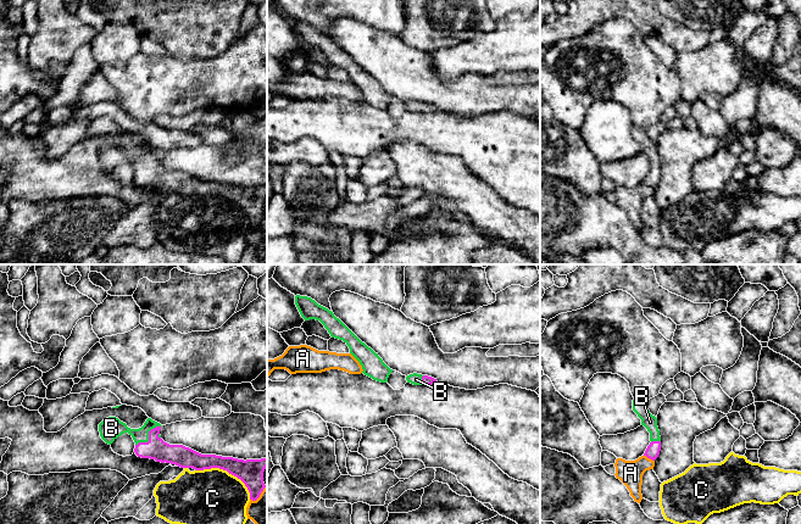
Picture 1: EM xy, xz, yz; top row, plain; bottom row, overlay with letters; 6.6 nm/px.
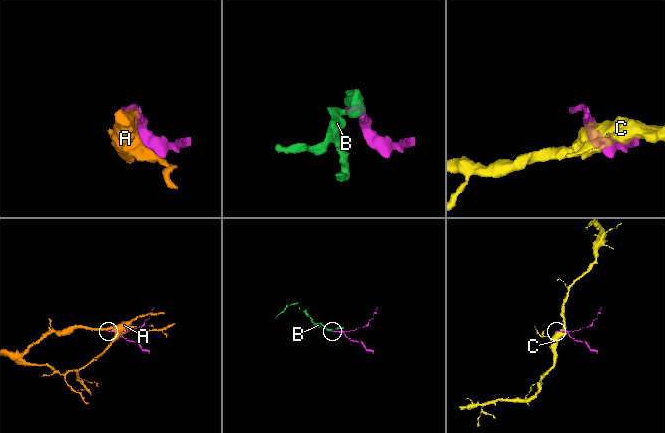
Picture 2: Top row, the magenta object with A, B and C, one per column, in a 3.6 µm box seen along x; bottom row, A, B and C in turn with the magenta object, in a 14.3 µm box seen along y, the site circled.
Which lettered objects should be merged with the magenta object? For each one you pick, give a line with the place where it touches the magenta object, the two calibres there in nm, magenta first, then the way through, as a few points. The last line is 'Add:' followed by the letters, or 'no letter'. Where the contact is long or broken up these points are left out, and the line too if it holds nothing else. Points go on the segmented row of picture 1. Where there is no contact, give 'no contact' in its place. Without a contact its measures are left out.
B: xy (149, 436) | 150/140 nm | across xy (156, 449), (149, 436), (112, 428)
Add: B

